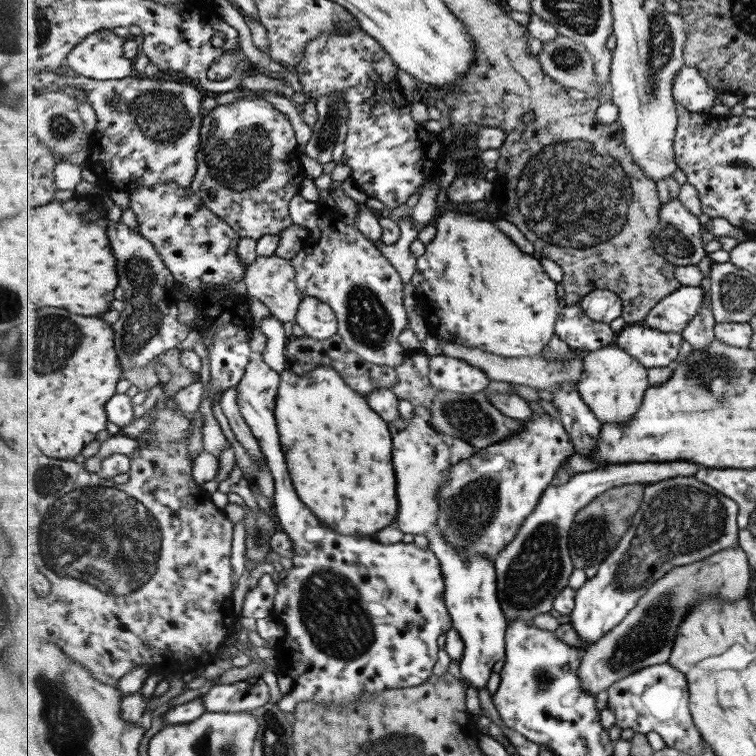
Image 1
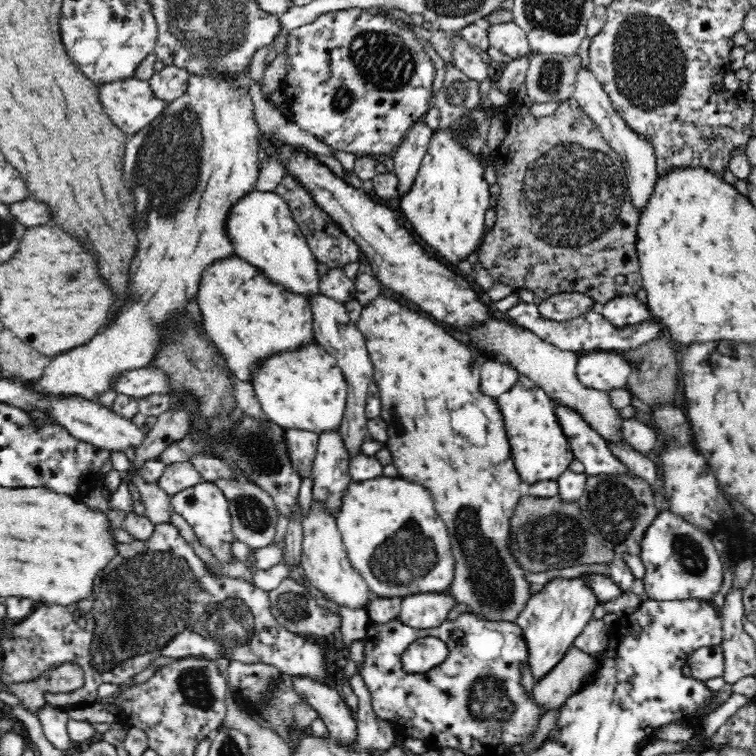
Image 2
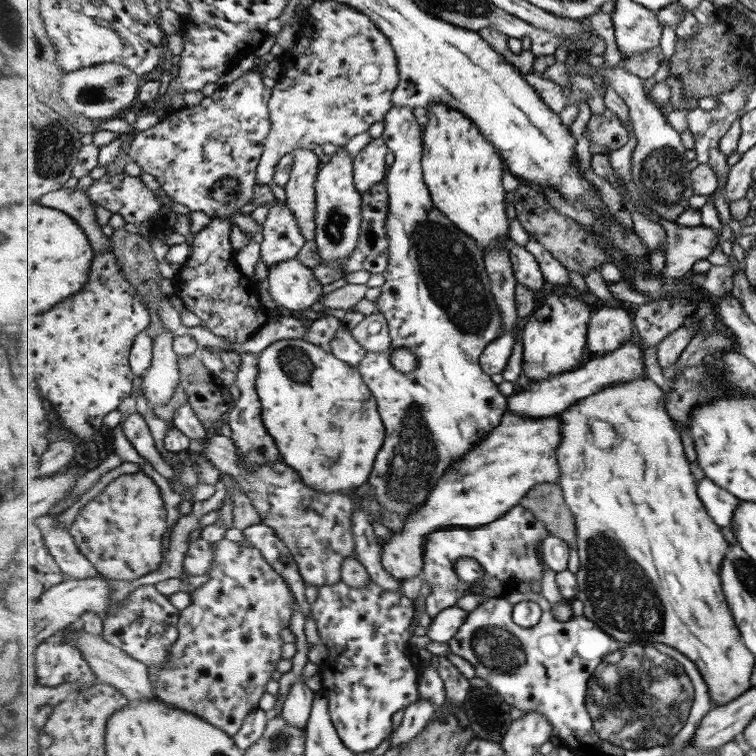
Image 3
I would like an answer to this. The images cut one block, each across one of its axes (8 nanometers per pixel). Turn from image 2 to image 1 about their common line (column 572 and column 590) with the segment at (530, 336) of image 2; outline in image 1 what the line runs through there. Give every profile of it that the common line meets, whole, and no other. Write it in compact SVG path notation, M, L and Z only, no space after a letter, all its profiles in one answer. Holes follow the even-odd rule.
M616 342L587 353L584 358L586 374L578 383L581 398L591 408L602 423L628 424L643 407L649 384L648 368L631 356Z

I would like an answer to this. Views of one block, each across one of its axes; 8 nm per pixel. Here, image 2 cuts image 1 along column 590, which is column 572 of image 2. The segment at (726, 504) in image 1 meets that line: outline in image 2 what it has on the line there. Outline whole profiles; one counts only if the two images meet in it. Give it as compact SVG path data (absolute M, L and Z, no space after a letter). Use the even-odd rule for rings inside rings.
M581 577L552 578L538 594L532 595L524 603L515 621L523 630L528 651L527 663L535 682L548 676L572 648L574 639L582 632L584 625L592 618L592 611L599 603L595 594L585 585Z

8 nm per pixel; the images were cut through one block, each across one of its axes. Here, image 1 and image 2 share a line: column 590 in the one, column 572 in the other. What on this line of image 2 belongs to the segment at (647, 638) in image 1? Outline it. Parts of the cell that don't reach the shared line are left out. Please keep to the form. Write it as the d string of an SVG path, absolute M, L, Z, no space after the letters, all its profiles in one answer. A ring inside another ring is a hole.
M572 646L568 650L568 654L564 654L564 660L548 676L544 676L540 682L536 682L533 686L532 697L539 708L540 718L548 711L558 710L565 703L565 700L571 697L584 684L585 678L589 676L589 673L594 671L595 660L591 655Z

